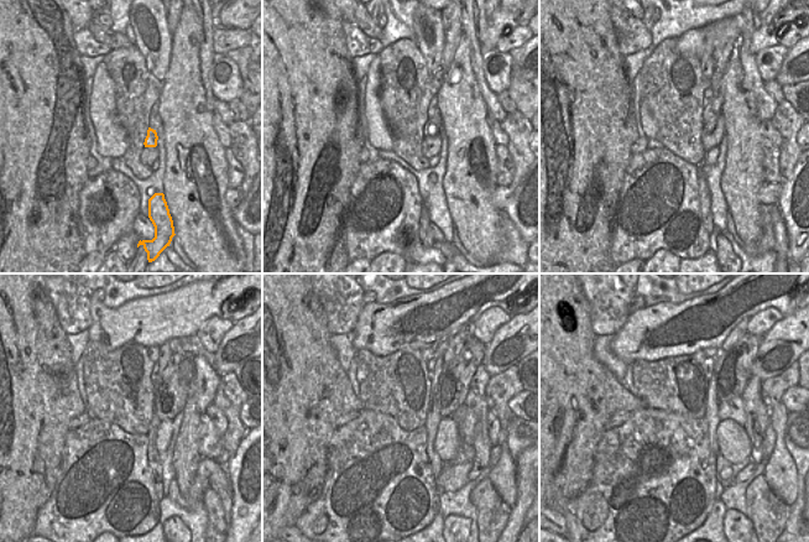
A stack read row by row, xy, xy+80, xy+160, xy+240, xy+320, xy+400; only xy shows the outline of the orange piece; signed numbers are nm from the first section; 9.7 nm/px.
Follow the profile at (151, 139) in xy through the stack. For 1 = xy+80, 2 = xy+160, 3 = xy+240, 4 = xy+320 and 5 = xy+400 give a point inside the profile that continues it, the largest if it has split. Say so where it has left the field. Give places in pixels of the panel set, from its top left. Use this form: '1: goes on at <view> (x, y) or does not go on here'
1: goes on at xy+80 (431, 126)
2: goes on at xy+160 (716, 105)
3: goes on at xy+240 (175, 360)
4: goes on at xy+320 (455, 343)
5: goes on at xy+400 (741, 328)

